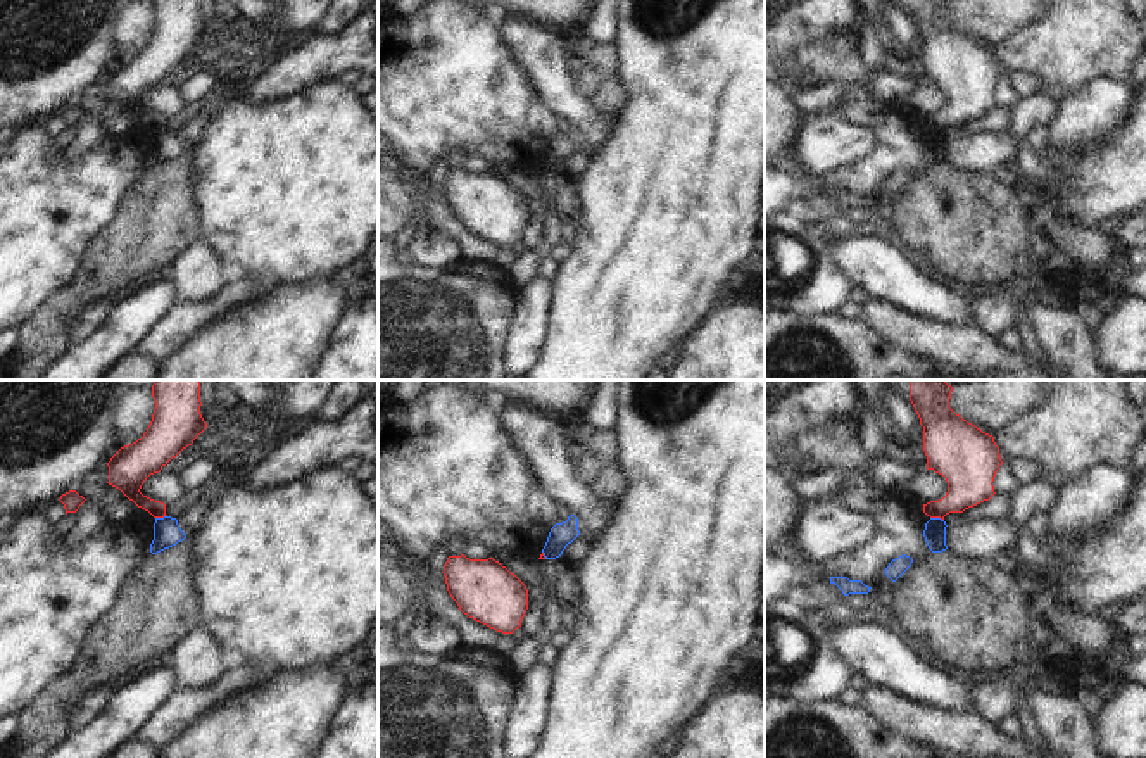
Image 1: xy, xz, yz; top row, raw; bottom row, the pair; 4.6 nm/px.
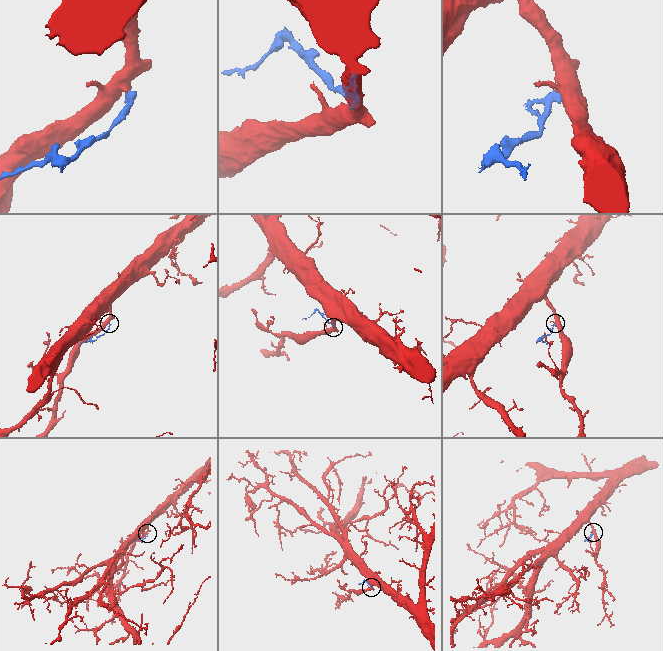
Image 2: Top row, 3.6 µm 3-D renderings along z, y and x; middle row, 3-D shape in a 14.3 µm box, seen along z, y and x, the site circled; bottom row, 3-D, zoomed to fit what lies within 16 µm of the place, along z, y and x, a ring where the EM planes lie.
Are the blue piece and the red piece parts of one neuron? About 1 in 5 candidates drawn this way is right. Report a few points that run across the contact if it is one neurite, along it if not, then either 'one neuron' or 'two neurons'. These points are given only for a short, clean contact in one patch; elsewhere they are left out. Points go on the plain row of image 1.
line yz (931, 130), (943, 133); two neurons

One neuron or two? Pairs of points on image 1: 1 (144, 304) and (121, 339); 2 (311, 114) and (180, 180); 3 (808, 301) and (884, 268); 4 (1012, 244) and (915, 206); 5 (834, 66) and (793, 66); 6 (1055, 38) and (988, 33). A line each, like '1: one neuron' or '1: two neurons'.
1: one neuron
2: two neurons
3: two neurons
4: one neuron
5: one neuron
6: two neurons

